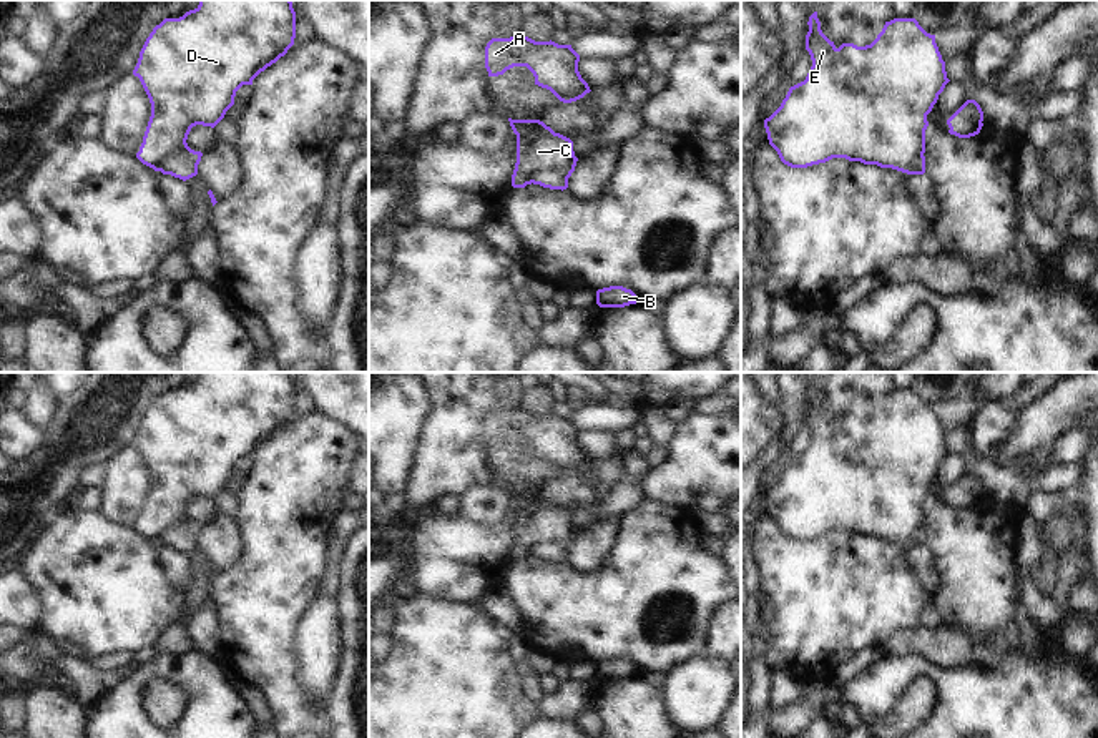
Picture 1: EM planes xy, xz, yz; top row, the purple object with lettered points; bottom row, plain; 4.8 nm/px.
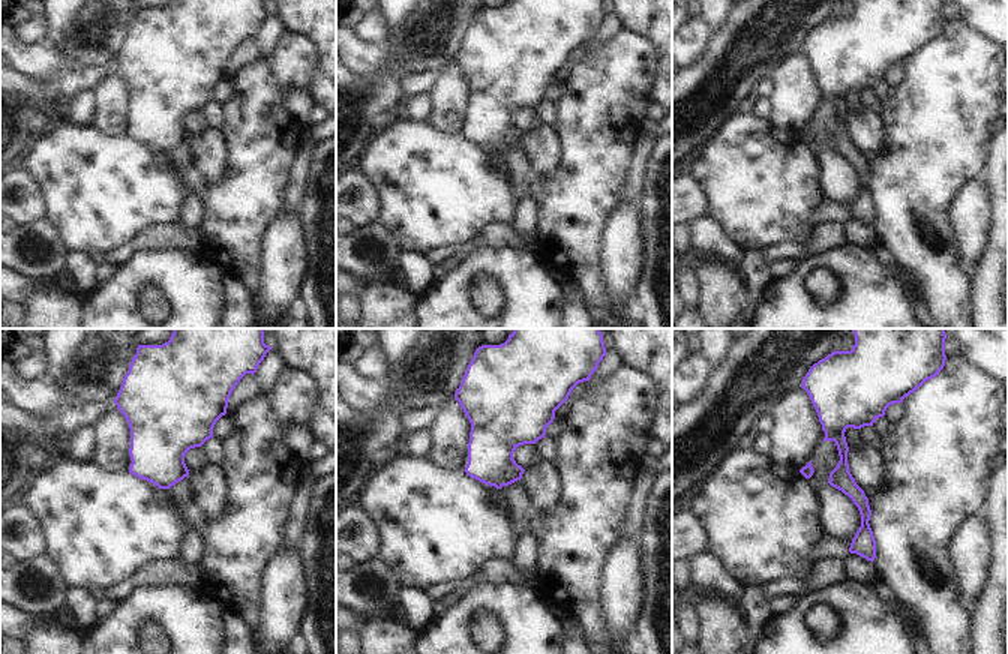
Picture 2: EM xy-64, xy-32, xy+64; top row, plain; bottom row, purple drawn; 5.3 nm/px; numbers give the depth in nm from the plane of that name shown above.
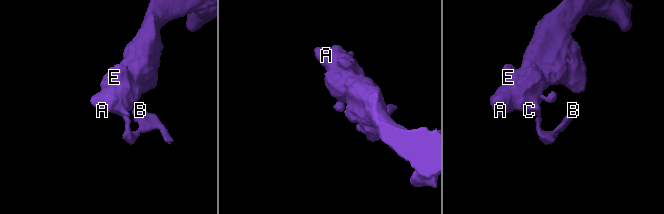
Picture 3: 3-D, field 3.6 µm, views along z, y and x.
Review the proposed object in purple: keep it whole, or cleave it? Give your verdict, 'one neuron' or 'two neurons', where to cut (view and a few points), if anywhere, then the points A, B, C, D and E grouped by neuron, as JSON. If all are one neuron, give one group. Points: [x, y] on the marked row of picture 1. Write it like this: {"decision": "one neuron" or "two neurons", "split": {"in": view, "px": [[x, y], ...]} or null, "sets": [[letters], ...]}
{"decision": "two neurons", "split": {"in": "xy", "px": [[196, 167], [180, 150], [160, 170]]}, "sets": [["A", "C", "D", "E"], ["B"]]}

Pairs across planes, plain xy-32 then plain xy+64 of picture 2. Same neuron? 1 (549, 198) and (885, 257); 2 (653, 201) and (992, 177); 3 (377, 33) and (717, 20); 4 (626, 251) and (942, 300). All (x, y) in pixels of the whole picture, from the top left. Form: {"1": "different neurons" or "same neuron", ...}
{"1": "different neurons", "2": "same neuron", "3": "same neuron", "4": "different neurons"}

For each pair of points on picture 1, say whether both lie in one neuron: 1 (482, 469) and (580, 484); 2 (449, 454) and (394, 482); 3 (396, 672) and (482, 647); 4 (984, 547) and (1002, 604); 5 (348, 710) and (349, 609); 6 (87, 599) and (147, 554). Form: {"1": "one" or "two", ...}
{"1": "two", "2": "two", "3": "one", "4": "one", "5": "one", "6": "one"}

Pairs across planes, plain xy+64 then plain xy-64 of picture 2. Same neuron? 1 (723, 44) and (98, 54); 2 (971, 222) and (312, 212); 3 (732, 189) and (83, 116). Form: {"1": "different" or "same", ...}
{"1": "same", "2": "different", "3": "different"}

